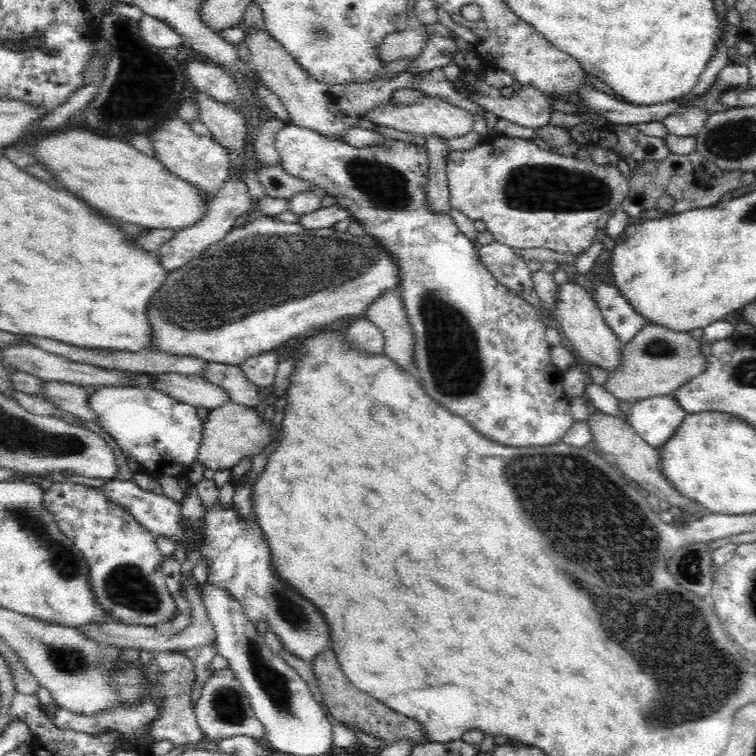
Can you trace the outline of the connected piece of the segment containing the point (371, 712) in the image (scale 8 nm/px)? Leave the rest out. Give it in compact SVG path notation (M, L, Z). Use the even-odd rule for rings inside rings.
M331 648L316 655L311 665L319 691L323 694L322 703L327 706L328 715L331 719L338 720L352 730L360 729L366 734L382 739L387 744L400 739L410 739L414 746L428 742L427 736L423 732L424 728L418 721L393 711L390 707L367 692L362 692L354 683L348 681L340 663L337 661L335 652Z

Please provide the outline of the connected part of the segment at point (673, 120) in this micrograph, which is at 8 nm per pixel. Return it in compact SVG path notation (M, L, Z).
M698 105L680 107L664 118L666 130L676 136L696 136L706 124L710 113Z

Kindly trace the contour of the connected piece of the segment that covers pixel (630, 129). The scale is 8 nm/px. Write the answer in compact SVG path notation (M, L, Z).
M615 124L612 131L619 138L617 145L612 148L618 156L629 156L640 162L662 160L672 153L668 150L665 139L648 136L636 125Z

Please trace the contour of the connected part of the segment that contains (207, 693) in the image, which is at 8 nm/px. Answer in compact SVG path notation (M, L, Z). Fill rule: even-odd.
M229 667L216 670L214 676L210 676L206 680L206 684L196 696L195 713L203 736L210 740L220 740L238 735L260 739L265 734L264 725L256 718L246 691Z

